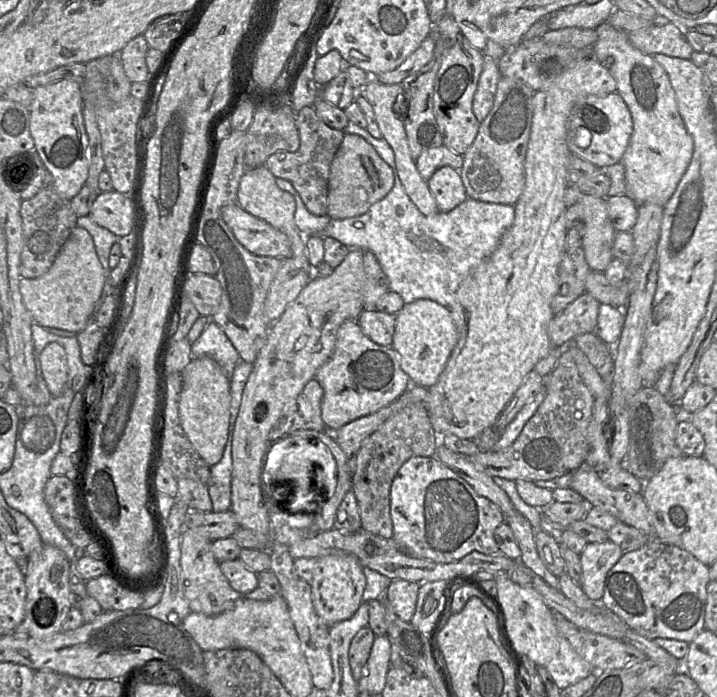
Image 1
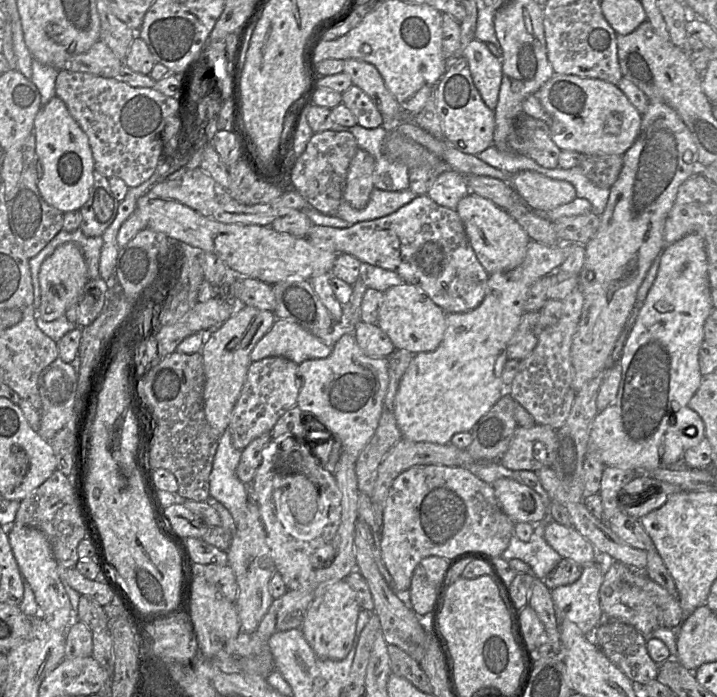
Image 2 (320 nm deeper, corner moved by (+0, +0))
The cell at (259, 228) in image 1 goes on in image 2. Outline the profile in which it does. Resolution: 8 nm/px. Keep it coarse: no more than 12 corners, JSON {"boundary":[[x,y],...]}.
{"boundary":[[419,195],[310,242],[396,272],[446,314],[489,274],[457,212]]}

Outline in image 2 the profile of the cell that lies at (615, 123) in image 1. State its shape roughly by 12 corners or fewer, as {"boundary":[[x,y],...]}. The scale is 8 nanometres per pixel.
{"boundary":[[554,73],[533,95],[561,150],[622,156],[642,115],[609,82]]}

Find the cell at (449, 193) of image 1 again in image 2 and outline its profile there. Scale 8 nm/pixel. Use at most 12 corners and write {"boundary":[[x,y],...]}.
{"boundary":[[472,192],[455,211],[489,275],[524,261],[531,239]]}

